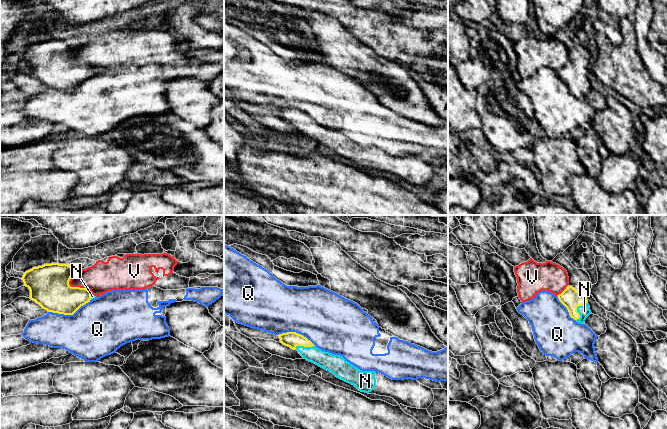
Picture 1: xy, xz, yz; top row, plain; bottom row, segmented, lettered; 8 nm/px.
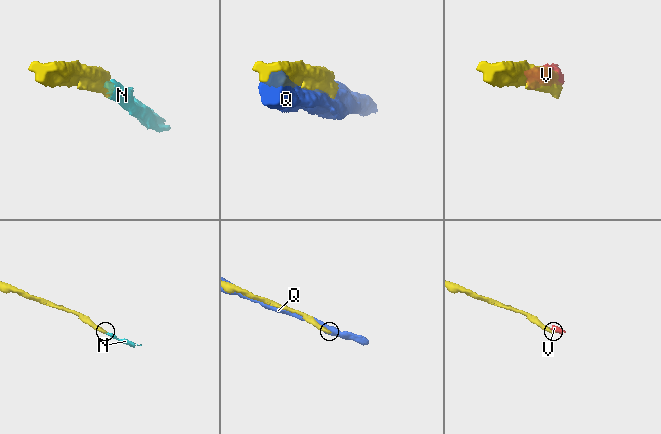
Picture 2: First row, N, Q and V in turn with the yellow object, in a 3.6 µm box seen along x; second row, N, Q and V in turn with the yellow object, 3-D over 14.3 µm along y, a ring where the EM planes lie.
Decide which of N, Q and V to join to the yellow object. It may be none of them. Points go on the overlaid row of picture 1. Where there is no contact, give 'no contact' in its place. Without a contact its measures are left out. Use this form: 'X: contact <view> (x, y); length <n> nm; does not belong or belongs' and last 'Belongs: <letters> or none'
N: contact yz (576, 309); length 180 nm; belongs
Q: contact xy (69, 314); length 360 nm; does not belong
V: contact xy (75, 287); length 220 nm; does not belong
Belongs: N

